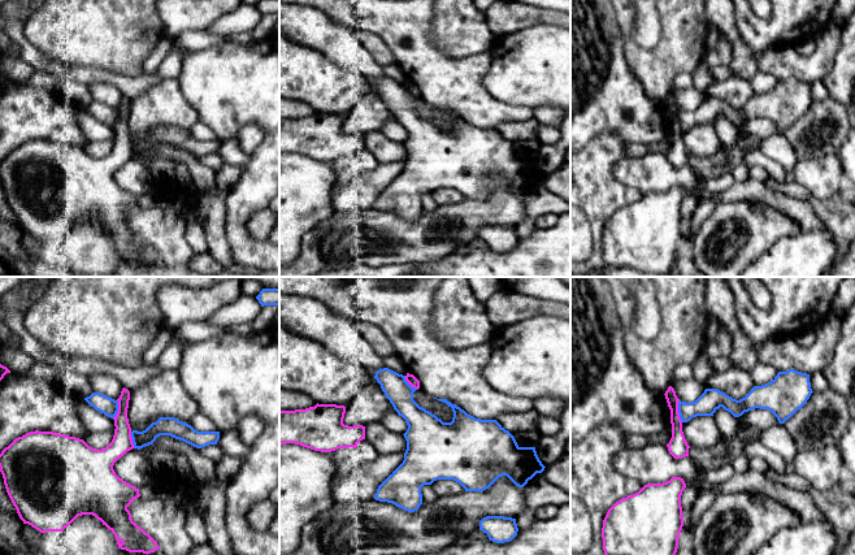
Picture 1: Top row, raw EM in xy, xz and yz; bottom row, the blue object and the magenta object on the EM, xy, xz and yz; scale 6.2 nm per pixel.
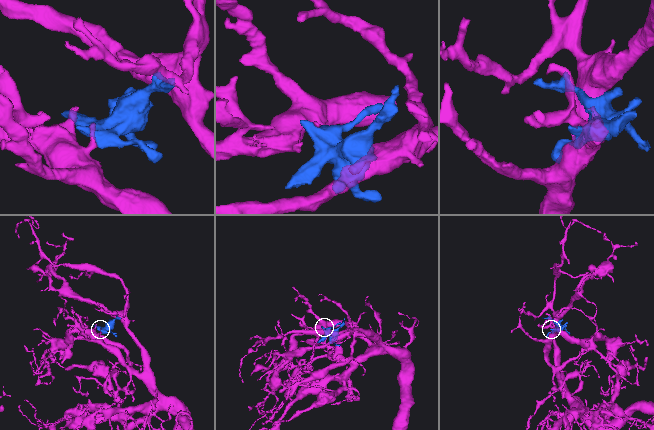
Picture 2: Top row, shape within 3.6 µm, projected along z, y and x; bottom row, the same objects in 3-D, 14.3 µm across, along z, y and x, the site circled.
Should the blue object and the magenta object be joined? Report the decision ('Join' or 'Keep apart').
Keep apart

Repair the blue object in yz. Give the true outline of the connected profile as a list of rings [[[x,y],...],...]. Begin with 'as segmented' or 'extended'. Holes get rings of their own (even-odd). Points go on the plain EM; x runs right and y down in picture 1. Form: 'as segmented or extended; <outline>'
as segmented; [[[794,78],[778,81],[768,92],[754,95],[742,108],[737,109],[717,97],[706,97],[691,112],[678,110],[678,122],[682,131],[696,125],[713,125],[722,116],[734,126],[755,117],[771,120],[784,133],[800,118],[812,103],[810,83]]]

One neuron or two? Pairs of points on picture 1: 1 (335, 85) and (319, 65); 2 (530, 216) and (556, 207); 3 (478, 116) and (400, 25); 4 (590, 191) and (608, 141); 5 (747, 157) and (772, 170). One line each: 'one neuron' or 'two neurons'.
1: one neuron
2: one neuron
3: one neuron
4: one neuron
5: one neuron

